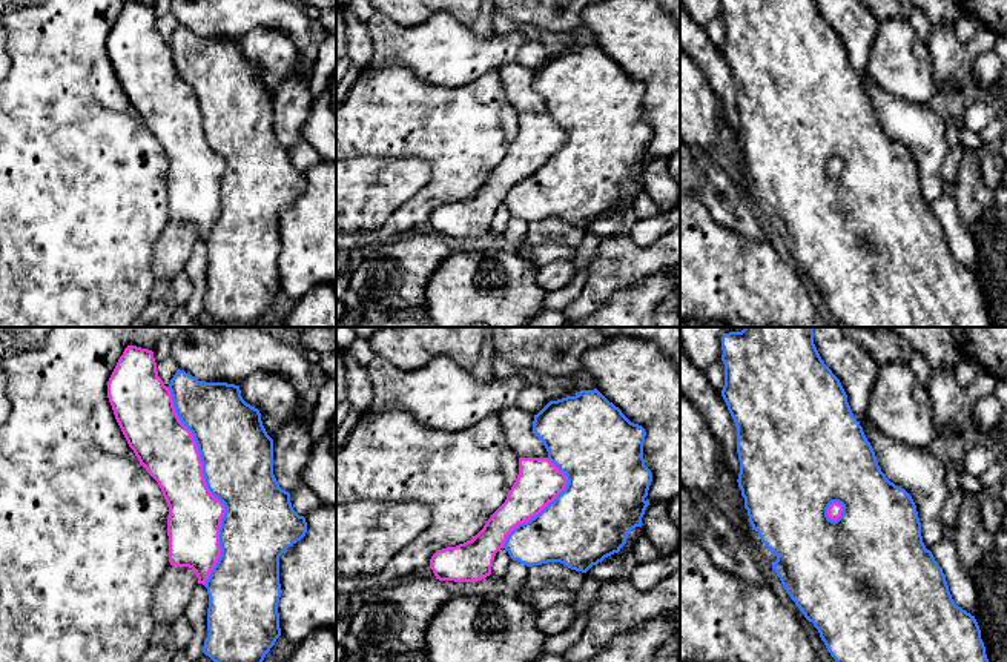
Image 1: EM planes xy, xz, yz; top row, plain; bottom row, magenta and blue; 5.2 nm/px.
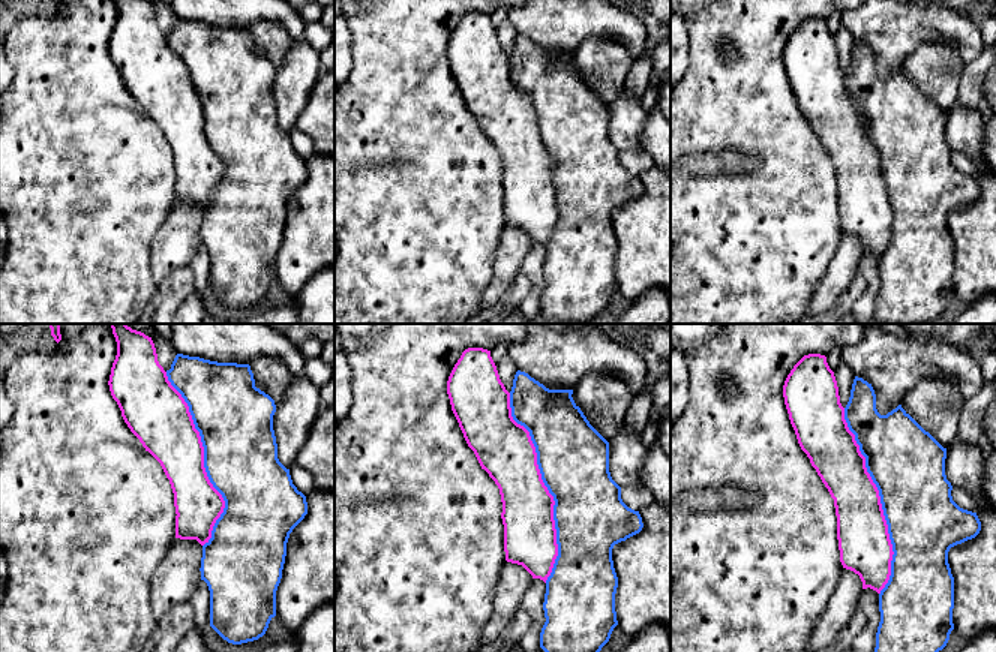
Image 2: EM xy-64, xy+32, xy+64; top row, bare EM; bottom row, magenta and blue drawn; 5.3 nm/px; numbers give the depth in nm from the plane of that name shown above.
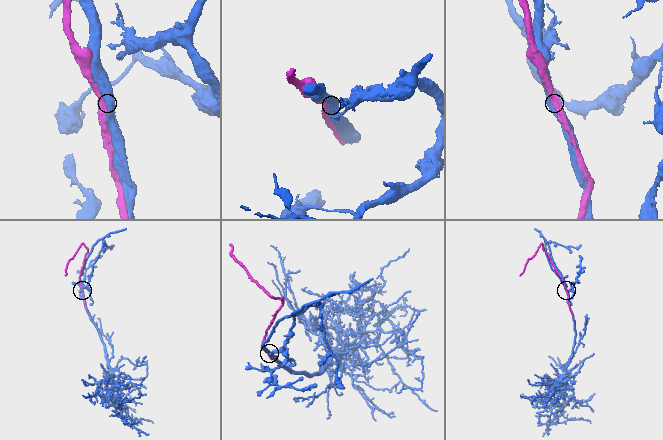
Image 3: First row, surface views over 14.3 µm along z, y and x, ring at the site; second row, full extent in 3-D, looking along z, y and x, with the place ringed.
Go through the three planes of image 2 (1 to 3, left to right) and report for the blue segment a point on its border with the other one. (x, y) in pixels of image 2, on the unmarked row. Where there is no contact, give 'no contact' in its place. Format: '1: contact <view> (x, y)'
1: contact xy-64 (203, 123)
2: contact xy+32 (546, 152)
3: contact xy+64 (879, 165)

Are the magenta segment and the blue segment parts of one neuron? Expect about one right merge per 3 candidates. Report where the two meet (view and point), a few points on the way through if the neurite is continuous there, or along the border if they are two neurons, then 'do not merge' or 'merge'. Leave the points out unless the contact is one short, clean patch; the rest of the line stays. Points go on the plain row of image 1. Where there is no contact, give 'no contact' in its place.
contact xy (206, 142); merge

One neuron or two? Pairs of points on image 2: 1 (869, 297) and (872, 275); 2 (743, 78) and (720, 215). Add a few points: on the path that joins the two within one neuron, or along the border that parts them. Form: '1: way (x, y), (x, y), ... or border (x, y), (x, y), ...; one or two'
1: way (872, 291), (872, 281); one
2: way (755, 113), (767, 125), (767, 168), (755, 180); one

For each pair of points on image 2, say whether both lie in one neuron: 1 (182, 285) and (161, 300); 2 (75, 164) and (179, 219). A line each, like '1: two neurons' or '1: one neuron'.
1: one neuron
2: two neurons

